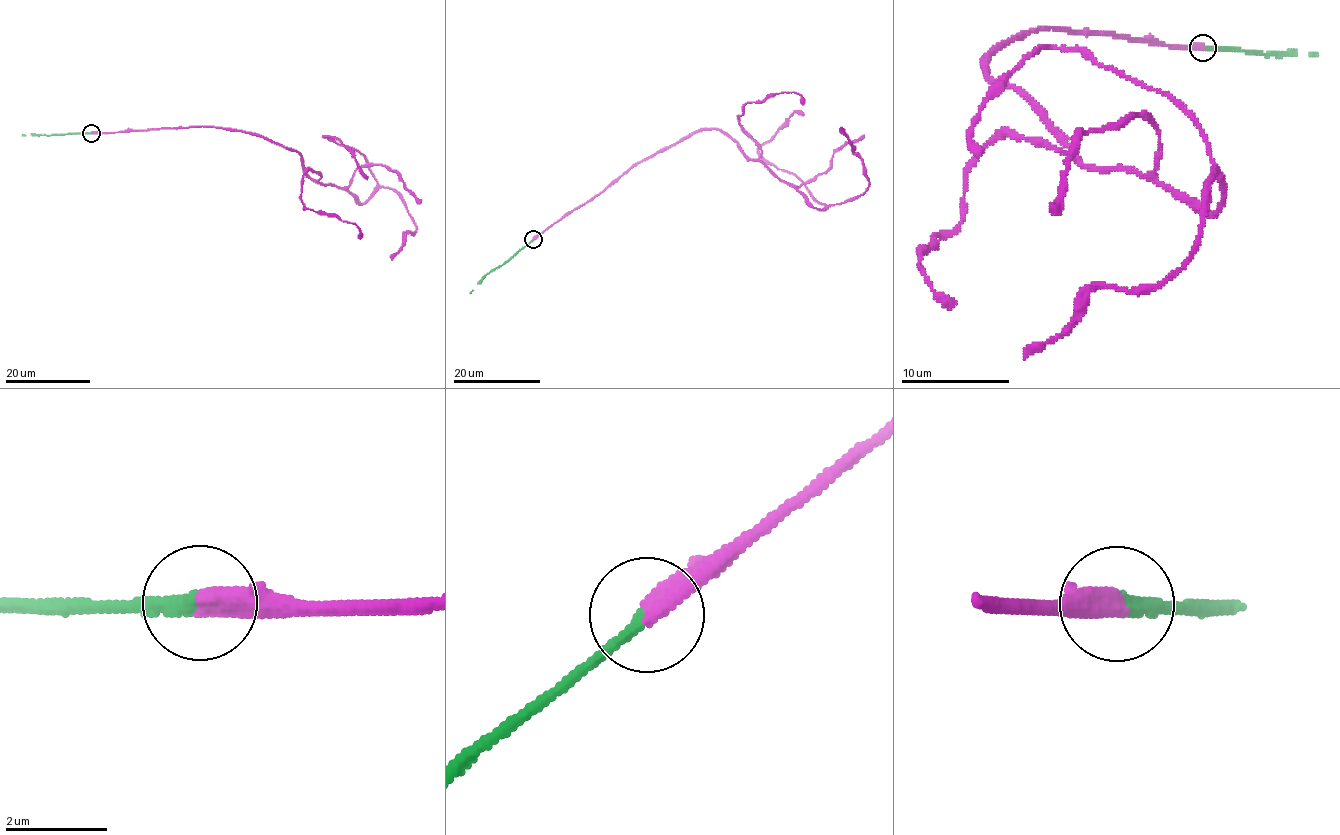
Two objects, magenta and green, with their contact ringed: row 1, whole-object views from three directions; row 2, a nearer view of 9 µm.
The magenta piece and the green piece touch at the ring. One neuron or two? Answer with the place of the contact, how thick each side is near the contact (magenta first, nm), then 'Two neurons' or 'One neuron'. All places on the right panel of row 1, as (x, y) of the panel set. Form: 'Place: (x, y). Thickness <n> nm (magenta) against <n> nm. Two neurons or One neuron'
Place: (1202, 47). Thickness 440 nm (magenta) against 240 nm. One neuron

